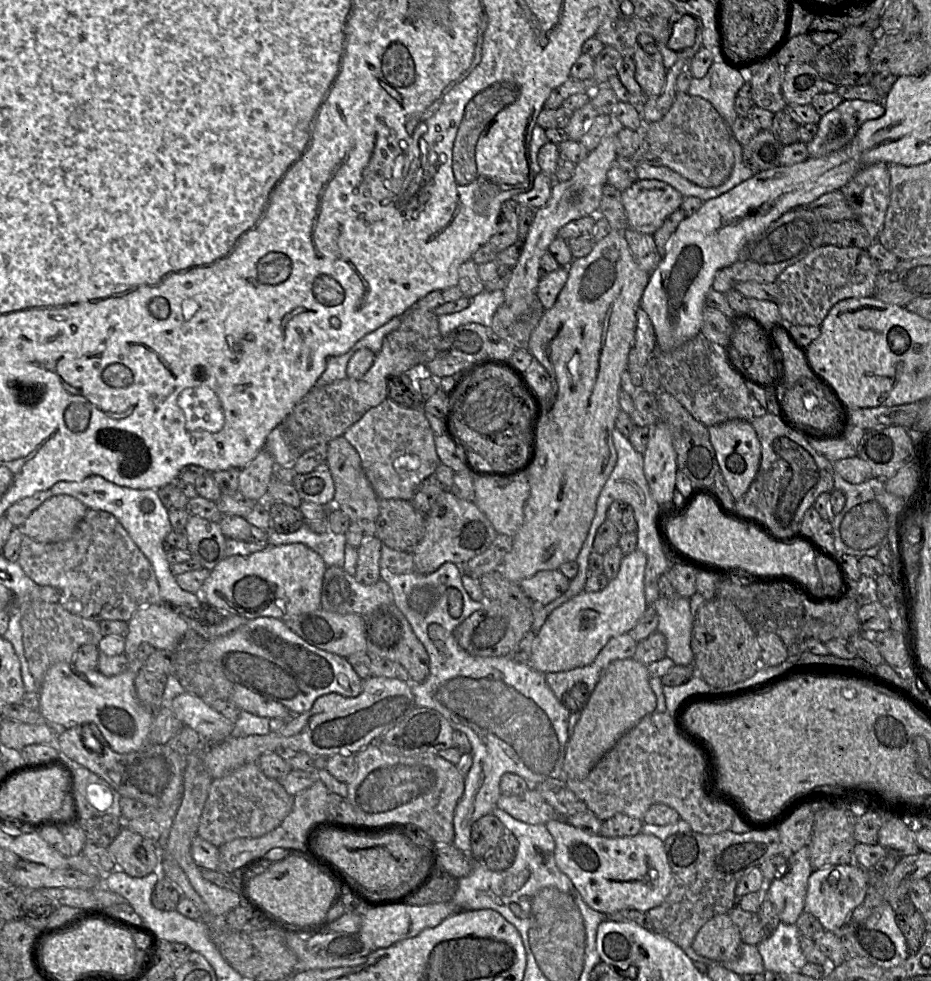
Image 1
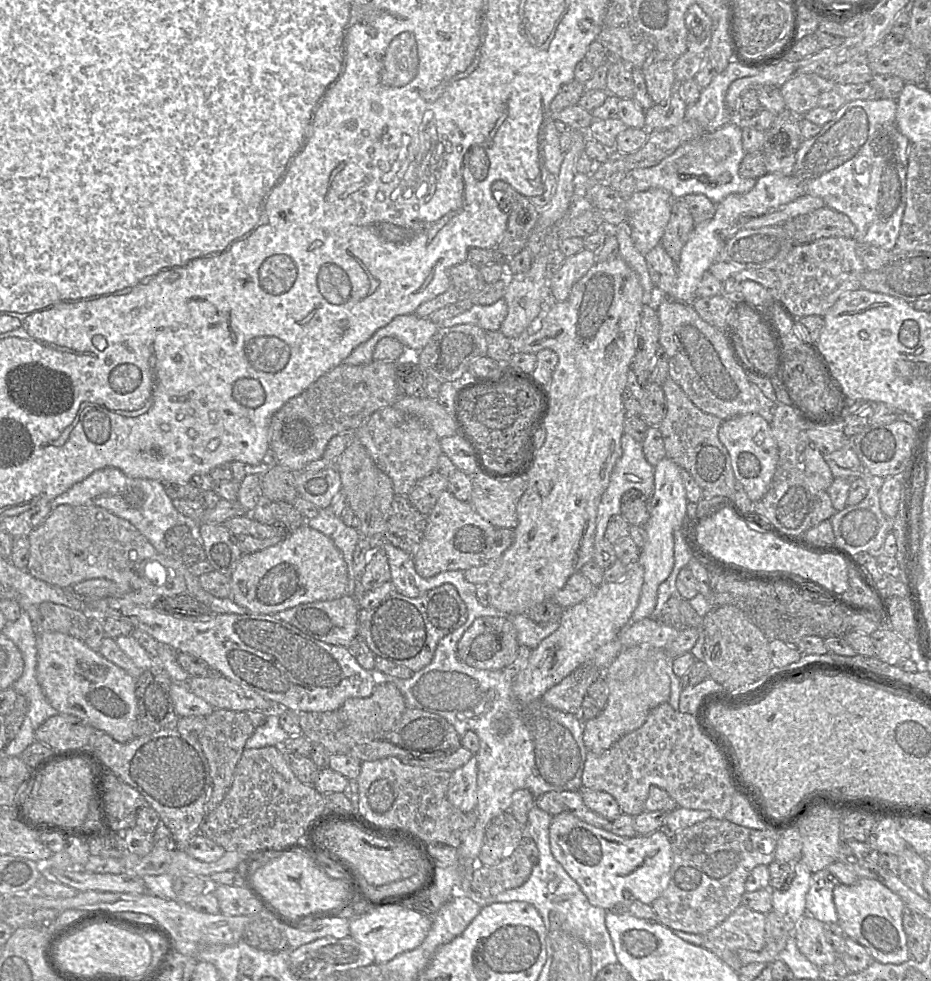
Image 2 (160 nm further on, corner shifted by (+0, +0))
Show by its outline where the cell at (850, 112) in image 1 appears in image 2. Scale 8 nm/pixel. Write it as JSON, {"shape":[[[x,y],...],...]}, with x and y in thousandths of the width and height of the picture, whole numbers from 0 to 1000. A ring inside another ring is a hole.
{"shape":[[[957,101],[918,102],[908,105],[880,137],[864,143],[855,155],[852,178],[864,191],[864,198],[884,203],[887,211],[912,221],[919,231],[921,249],[936,249],[959,256],[973,210],[973,178],[976,143],[962,126],[963,104]]]}

